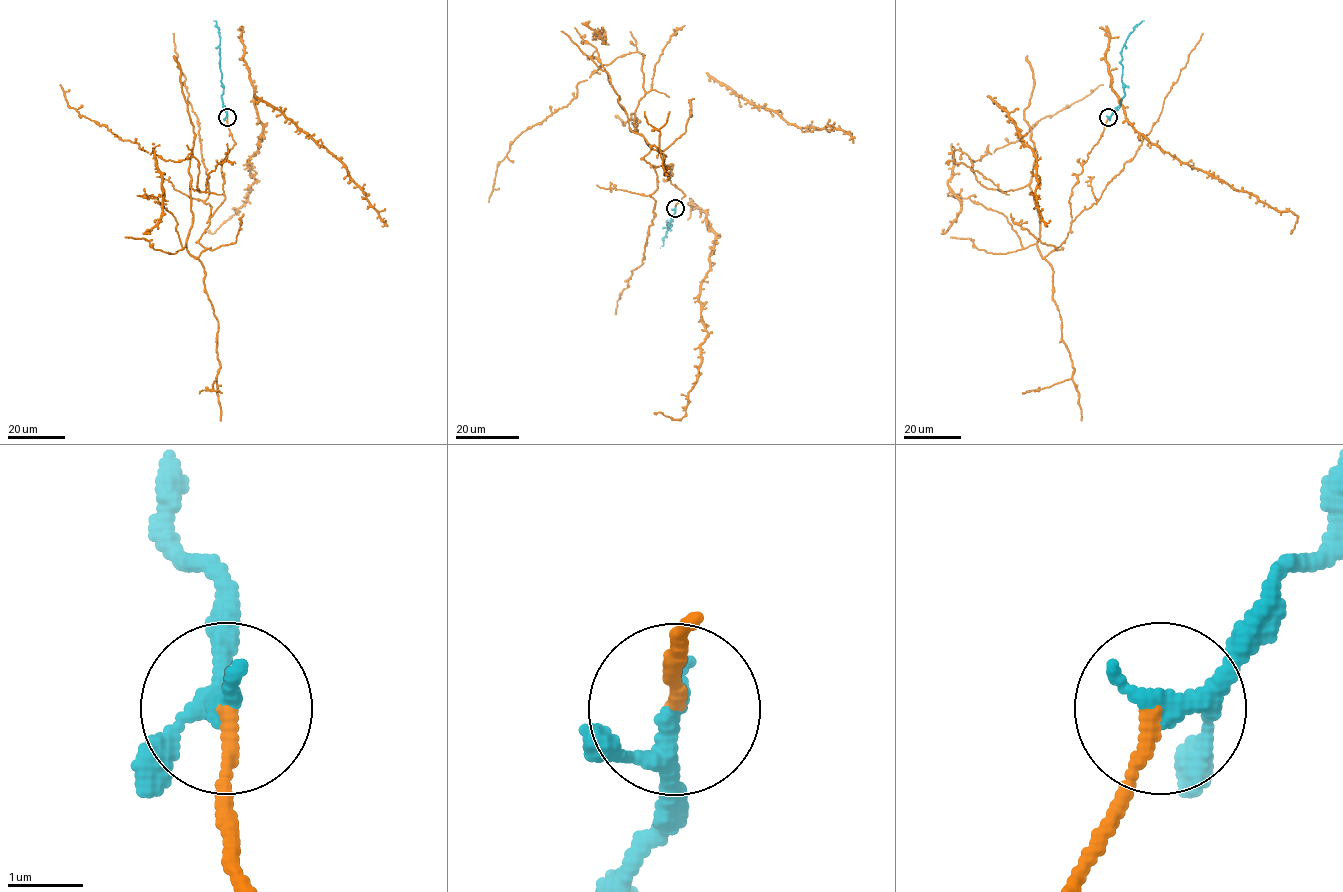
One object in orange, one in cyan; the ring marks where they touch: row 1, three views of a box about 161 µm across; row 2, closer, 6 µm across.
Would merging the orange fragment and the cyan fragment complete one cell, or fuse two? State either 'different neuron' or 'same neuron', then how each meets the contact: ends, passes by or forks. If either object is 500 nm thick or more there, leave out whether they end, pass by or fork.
same neuron | orange ends | cyan passes by

